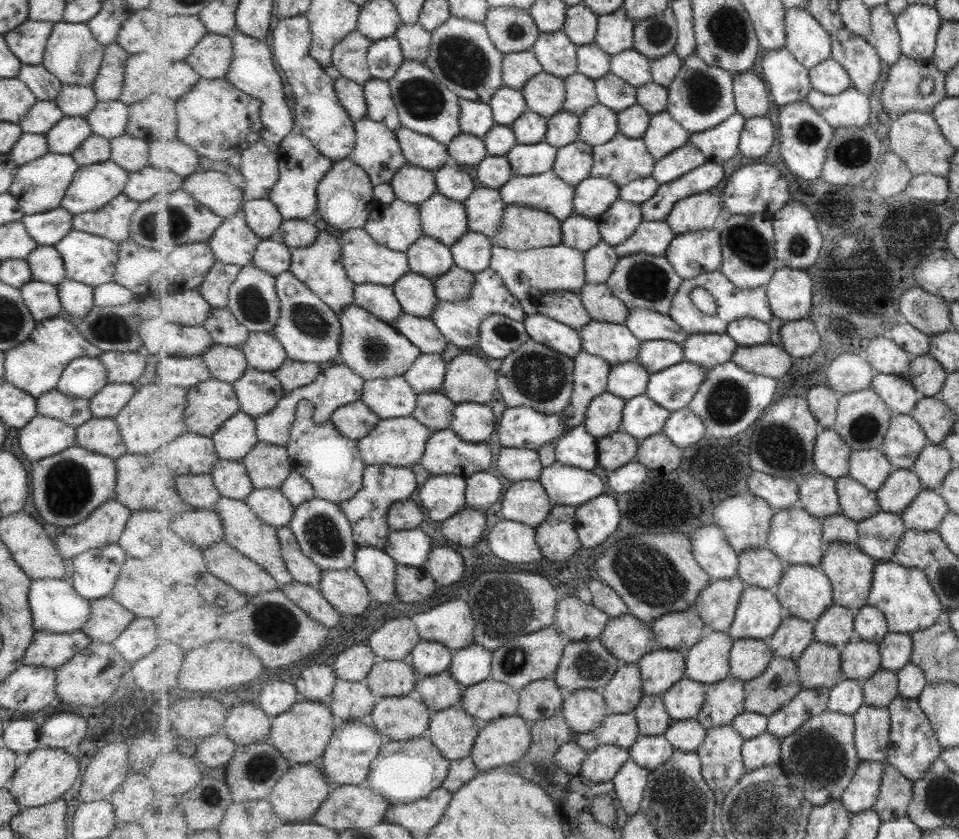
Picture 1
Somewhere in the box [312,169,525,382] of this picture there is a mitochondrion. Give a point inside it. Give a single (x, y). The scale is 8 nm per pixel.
(376, 350)

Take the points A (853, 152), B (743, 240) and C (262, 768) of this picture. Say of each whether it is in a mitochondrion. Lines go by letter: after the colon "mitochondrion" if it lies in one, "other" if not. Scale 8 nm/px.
A: mitochondrion
B: mitochondrion
C: mitochondrion

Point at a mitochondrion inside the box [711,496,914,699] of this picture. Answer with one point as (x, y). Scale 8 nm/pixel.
(776, 682)

